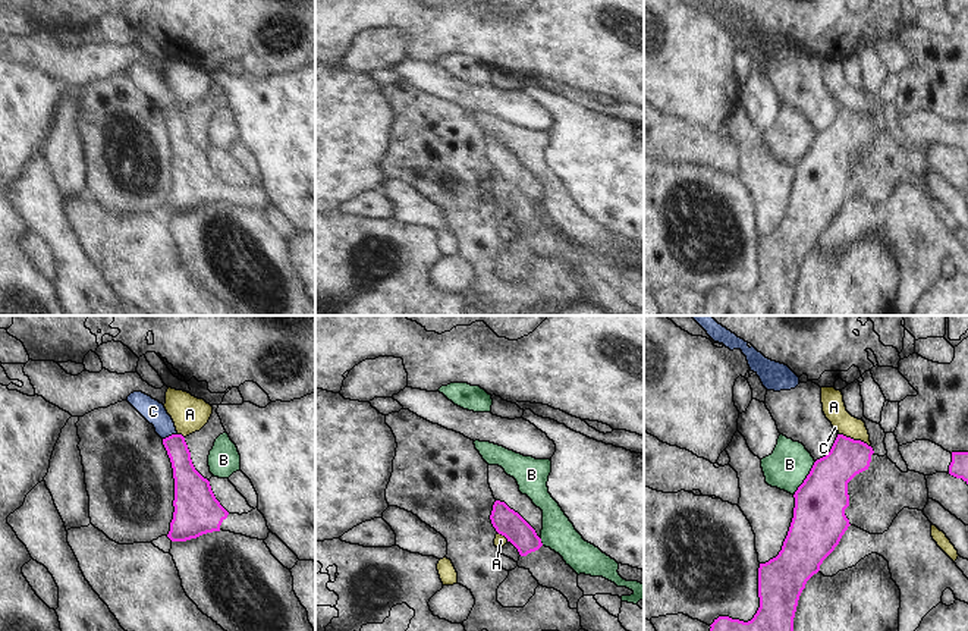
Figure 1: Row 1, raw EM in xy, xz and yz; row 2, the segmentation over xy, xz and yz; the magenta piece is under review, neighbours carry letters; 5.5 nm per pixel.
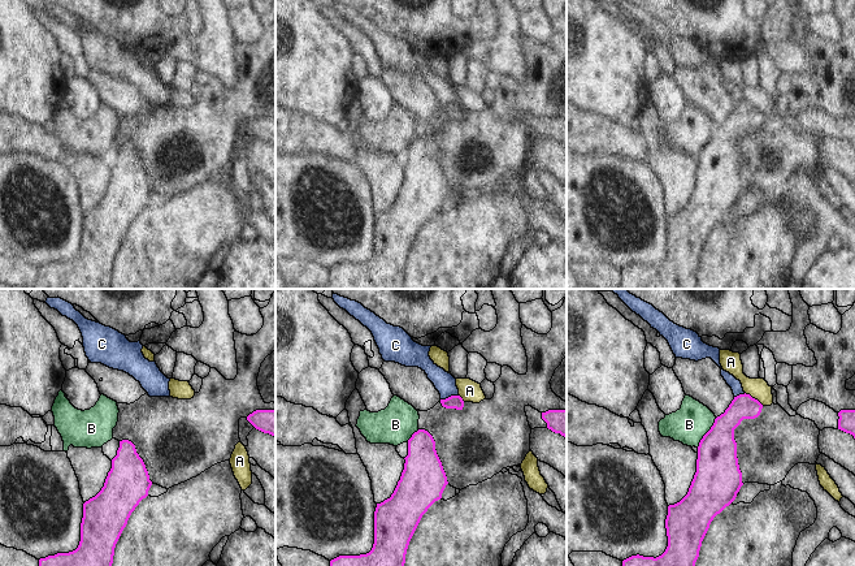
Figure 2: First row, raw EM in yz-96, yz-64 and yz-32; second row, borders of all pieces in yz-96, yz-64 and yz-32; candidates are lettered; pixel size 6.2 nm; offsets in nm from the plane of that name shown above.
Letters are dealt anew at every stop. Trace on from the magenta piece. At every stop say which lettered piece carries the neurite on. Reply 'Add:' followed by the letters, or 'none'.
Add: none

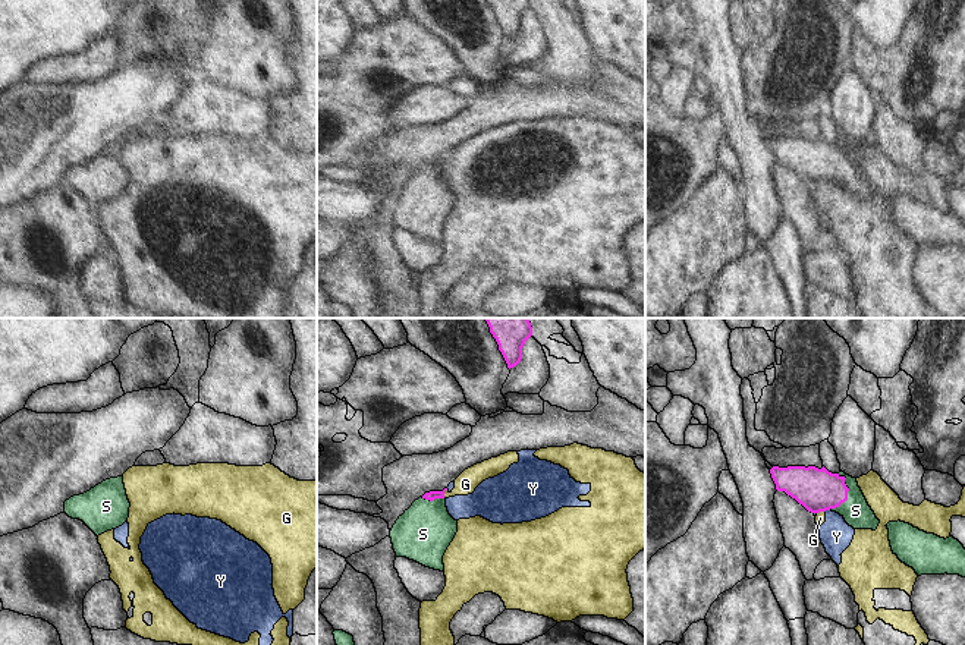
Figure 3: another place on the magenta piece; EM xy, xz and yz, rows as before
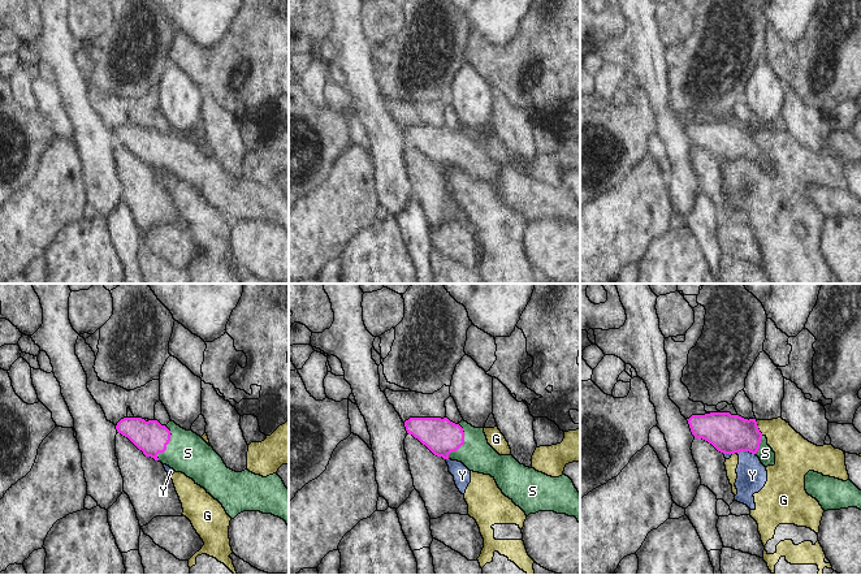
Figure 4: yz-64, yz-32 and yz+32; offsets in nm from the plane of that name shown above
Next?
Add: S

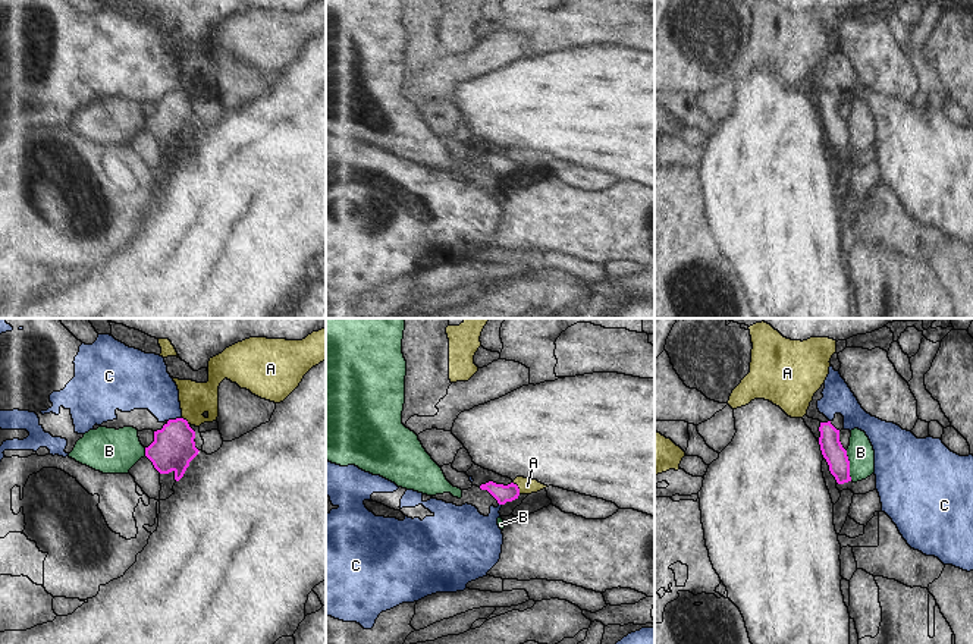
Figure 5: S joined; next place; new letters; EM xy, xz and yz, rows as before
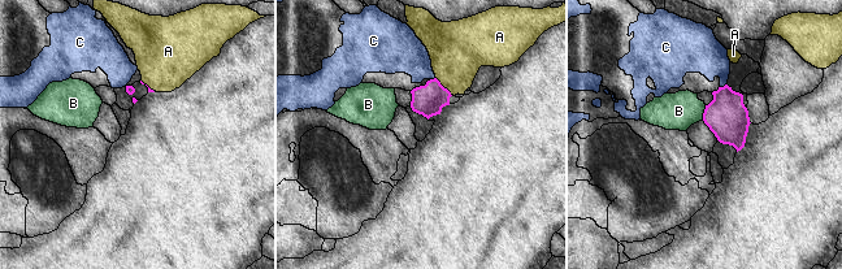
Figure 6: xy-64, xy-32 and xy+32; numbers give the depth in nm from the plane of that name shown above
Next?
Add: none

